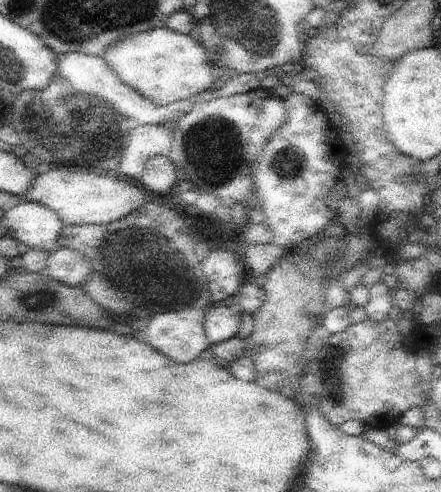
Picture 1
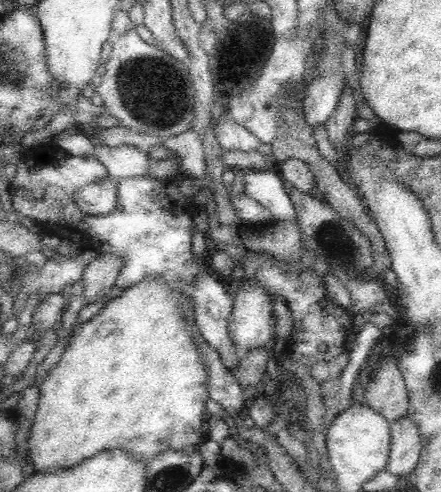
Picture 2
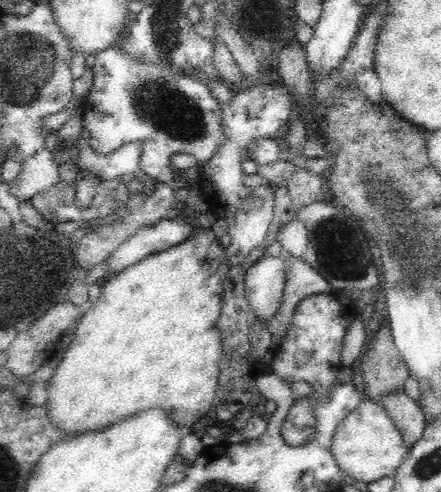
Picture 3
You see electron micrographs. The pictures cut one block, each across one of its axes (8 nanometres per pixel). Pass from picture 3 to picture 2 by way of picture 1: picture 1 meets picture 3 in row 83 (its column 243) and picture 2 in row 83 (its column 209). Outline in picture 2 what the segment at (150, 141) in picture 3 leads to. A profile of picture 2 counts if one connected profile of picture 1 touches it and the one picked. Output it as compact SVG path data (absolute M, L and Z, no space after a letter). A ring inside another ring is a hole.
M122 8L116 12L110 32L112 52L104 64L104 76L96 86L98 96L104 100L106 114L120 122L122 132L150 134L150 136L182 136L192 130L196 118L194 86L188 74L188 62L172 58L168 52L156 48L152 42L144 42L138 36L138 26L128 18Z

